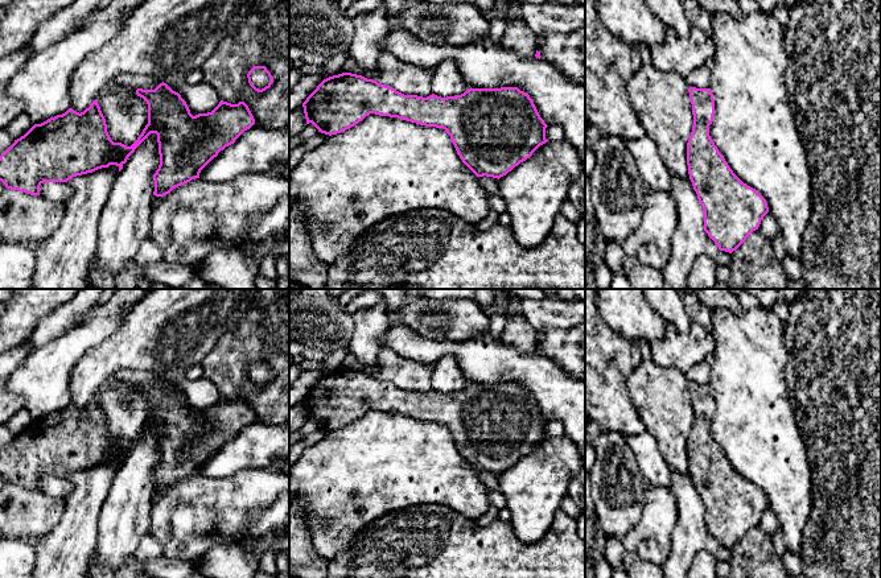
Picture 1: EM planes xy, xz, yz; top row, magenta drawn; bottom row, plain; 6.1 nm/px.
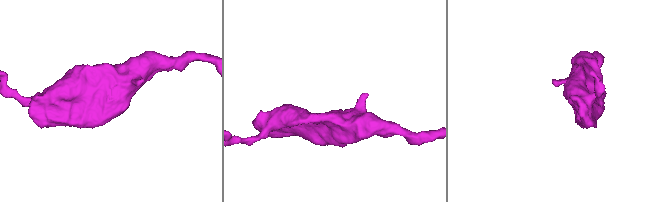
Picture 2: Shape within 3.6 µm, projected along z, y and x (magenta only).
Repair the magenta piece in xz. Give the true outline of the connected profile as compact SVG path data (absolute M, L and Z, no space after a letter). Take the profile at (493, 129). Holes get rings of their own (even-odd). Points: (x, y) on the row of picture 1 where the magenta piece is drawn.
M362 75L324 79L302 103L306 124L337 135L370 113L442 128L477 177L501 178L548 140L532 99L518 87L469 88L461 95L404 95Z

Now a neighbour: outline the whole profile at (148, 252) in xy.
M147 238L139 247L135 259L137 265L152 265L162 260L161 248L149 238Z

